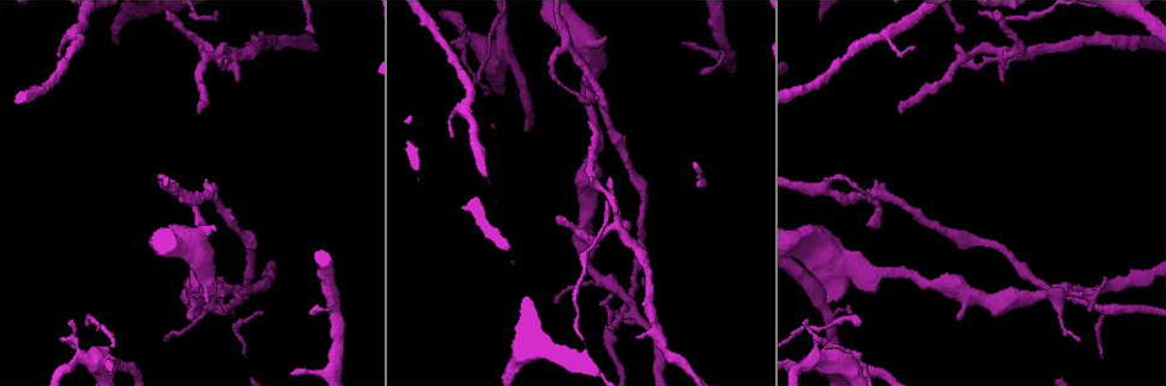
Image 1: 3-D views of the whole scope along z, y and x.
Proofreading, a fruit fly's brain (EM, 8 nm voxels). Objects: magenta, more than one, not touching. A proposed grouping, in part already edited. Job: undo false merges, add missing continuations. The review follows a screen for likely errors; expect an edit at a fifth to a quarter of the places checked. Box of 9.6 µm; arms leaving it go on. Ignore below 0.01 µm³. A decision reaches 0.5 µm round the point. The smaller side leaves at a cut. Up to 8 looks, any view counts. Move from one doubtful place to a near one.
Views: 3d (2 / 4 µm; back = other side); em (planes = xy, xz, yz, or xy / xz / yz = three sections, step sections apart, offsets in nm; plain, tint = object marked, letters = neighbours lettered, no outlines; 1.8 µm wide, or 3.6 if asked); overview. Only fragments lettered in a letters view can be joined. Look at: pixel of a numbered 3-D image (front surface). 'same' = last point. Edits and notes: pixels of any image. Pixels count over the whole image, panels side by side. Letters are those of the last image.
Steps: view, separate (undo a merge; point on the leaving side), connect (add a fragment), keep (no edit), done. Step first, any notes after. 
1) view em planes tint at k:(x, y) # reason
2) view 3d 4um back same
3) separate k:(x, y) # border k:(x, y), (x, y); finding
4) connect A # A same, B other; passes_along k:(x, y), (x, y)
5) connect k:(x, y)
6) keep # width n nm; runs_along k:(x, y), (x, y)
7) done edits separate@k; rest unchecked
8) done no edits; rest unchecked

view 3d 4um at 1:(1006, 53) # three arms meet

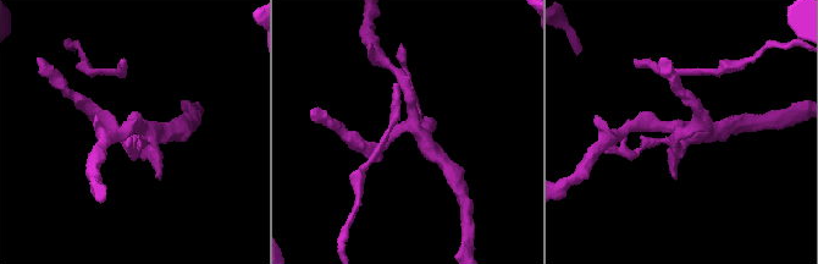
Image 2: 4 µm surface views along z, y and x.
view em planes tint at 2:(681, 130) # now the EM

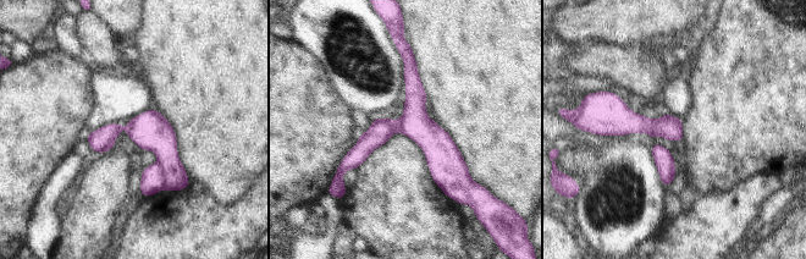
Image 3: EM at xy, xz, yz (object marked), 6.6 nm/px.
view em planes letters same # see the neighbours

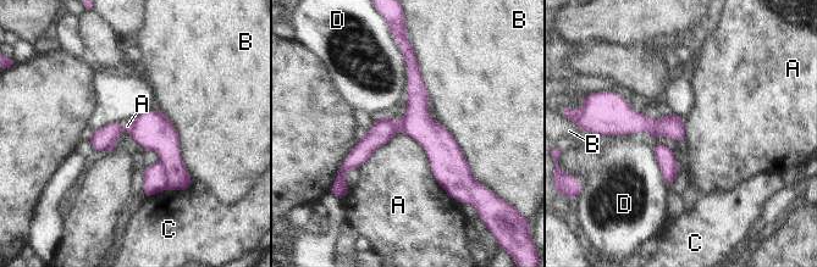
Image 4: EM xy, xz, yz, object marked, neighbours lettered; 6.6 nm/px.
separate 4:(155, 181) # A other, B other, C other, D other; border 4:(160, 161), (164, 167), (167, 188); a second cell is stuck on

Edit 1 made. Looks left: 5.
view 3d 2um back at 1:(1076, 288) # abrupt turn

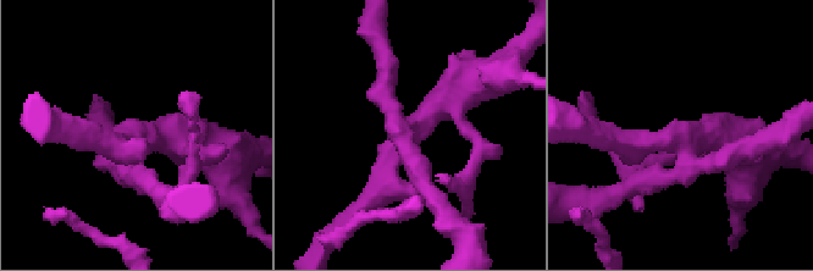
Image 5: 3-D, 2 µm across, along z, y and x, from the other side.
view em yz step 4 tint at 5:(690, 142) # shape alone is not enough

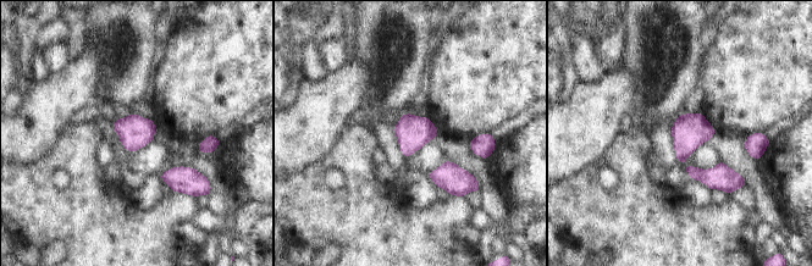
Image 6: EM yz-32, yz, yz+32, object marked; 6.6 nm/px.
view em planes letters same # another direction

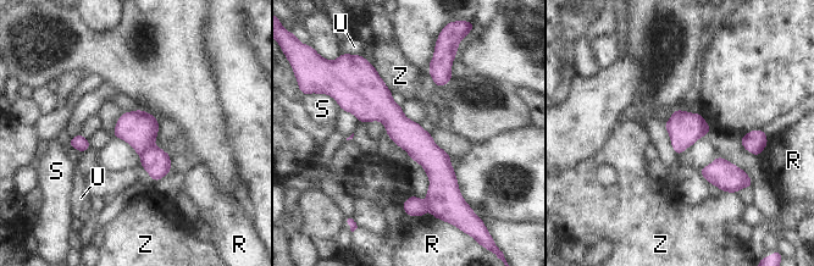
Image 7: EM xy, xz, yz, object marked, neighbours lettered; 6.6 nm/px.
separate 7:(155, 161) # width 190 nm; R other, S other, U other, Z other; border 7:(153, 147), (140, 156); two cells meet here

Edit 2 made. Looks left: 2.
done edits separate@4, separate@7; rest unchecked

